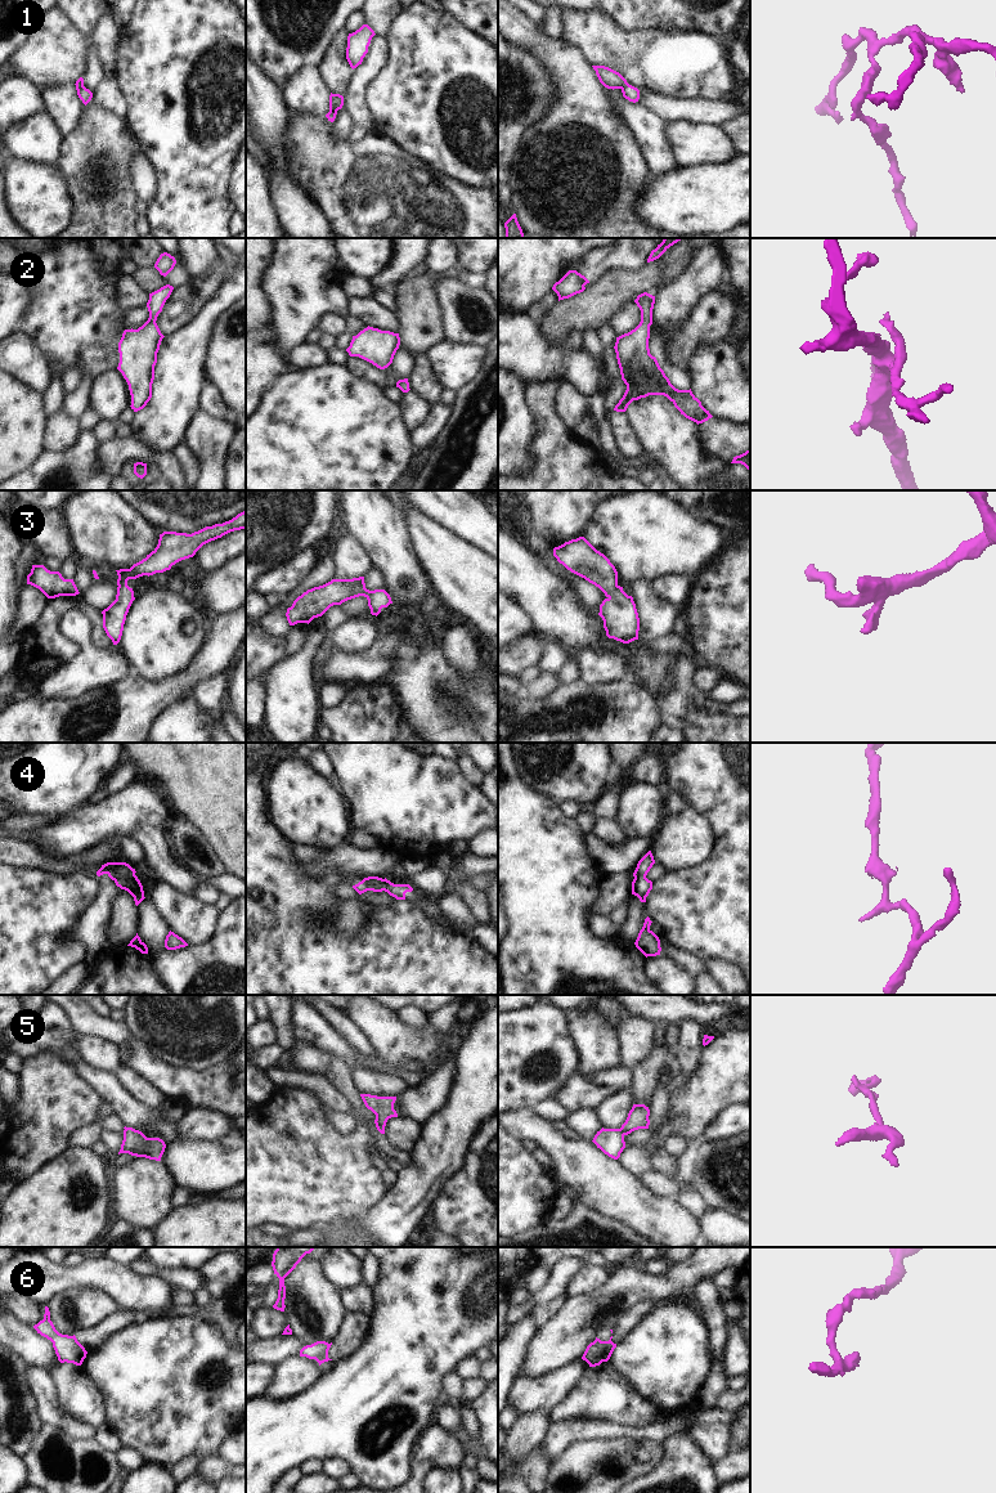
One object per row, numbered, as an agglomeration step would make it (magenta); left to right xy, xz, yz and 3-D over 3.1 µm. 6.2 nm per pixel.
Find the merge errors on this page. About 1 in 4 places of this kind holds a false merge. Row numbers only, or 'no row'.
1, 4, 6

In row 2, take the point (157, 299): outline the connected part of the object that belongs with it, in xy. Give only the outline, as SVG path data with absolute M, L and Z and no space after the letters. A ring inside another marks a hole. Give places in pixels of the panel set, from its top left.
M166 284L149 293L148 320L138 329L125 329L118 342L120 363L117 369L126 380L131 395L131 409L143 409L152 398L154 366L162 338L156 320L174 287Z

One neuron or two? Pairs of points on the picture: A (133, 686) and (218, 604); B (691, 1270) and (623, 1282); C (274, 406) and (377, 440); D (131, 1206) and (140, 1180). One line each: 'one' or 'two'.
A: two
B: one
C: one
D: one

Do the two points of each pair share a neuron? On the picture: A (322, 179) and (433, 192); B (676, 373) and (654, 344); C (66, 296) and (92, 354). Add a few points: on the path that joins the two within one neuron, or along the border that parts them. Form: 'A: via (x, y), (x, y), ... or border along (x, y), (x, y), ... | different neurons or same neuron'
A: via (349, 182), (371, 192), (405, 192) | same neuron
B: via (668, 368), (658, 352) | same neuron
C: via (77, 310), (80, 313), (80, 322), (90, 340) | same neuron

